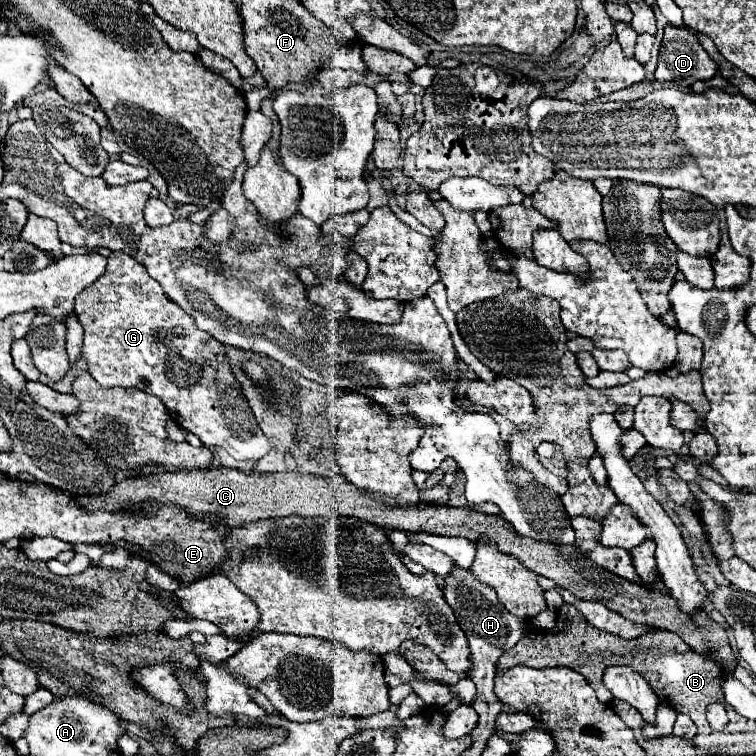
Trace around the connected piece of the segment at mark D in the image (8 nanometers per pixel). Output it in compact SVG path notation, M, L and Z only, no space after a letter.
M667 24L663 44L661 44L661 50L659 50L659 64L657 64L657 70L655 70L655 80L661 82L661 84L667 82L667 84L675 84L679 88L687 88L687 86L695 84L697 80L707 82L715 74L717 74L717 64L703 50L695 32L689 30L689 28L677 28L677 26Z

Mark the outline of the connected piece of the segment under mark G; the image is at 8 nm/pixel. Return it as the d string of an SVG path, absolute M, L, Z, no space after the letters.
M113 252L107 260L109 264L105 274L87 286L75 300L75 314L85 330L83 358L87 360L89 374L103 386L139 388L155 394L167 406L171 418L187 432L199 436L205 446L221 446L235 460L261 460L271 450L271 444L257 426L257 420L241 394L241 388L229 368L225 346L207 332L199 330L193 324L193 318L165 296L157 280L153 280L137 260L123 252Z

